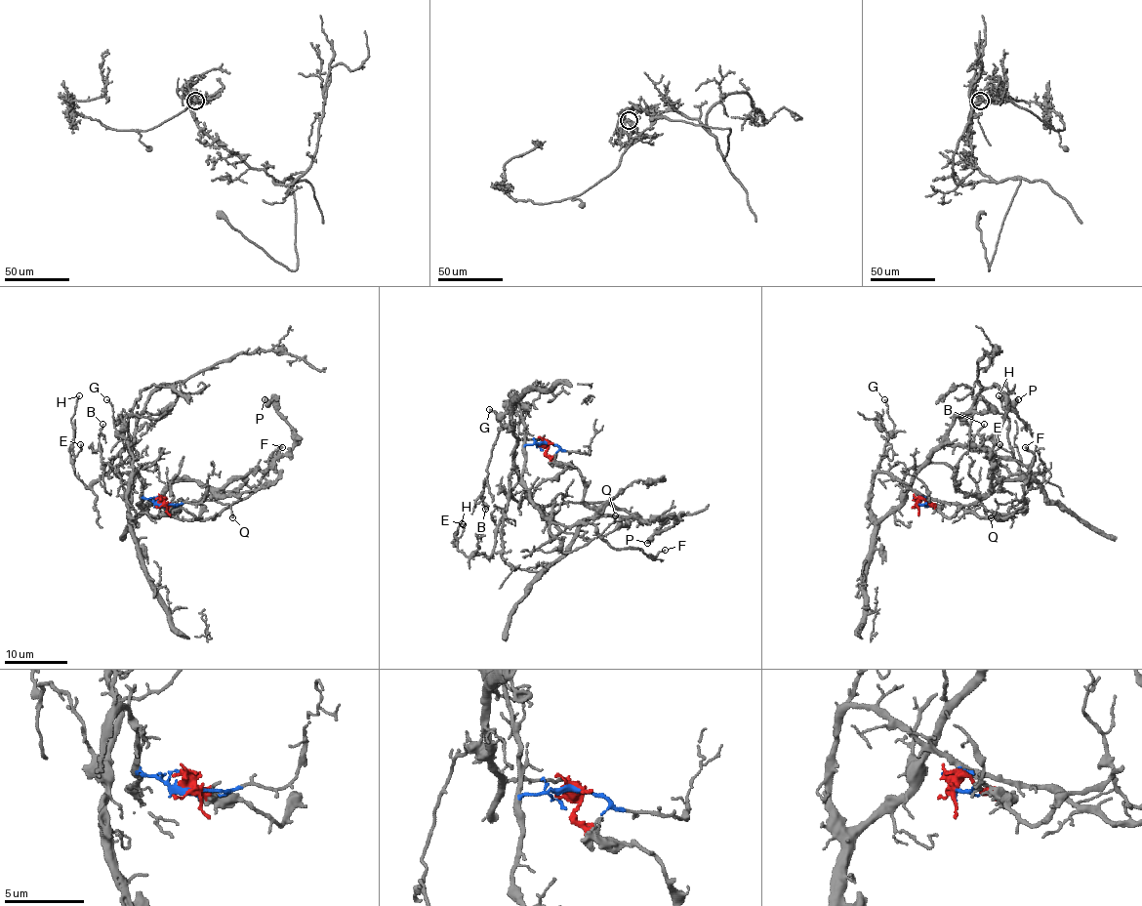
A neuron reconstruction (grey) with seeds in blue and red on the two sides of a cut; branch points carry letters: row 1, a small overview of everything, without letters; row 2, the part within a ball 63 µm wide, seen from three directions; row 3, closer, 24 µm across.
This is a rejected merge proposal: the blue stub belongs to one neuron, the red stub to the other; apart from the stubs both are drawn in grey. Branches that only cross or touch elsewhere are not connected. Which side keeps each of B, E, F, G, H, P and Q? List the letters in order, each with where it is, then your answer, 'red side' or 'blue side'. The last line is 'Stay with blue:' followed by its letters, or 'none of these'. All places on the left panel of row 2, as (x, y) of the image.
B: (102, 424) | blue side
E: (80, 444) | blue side
F: (282, 447) | blue side
G: (106, 399) | blue side
H: (79, 395) | blue side
P: (265, 399) | red side
Q: (232, 517) | blue side
Stay with blue: B, E, F, G, H, Q

